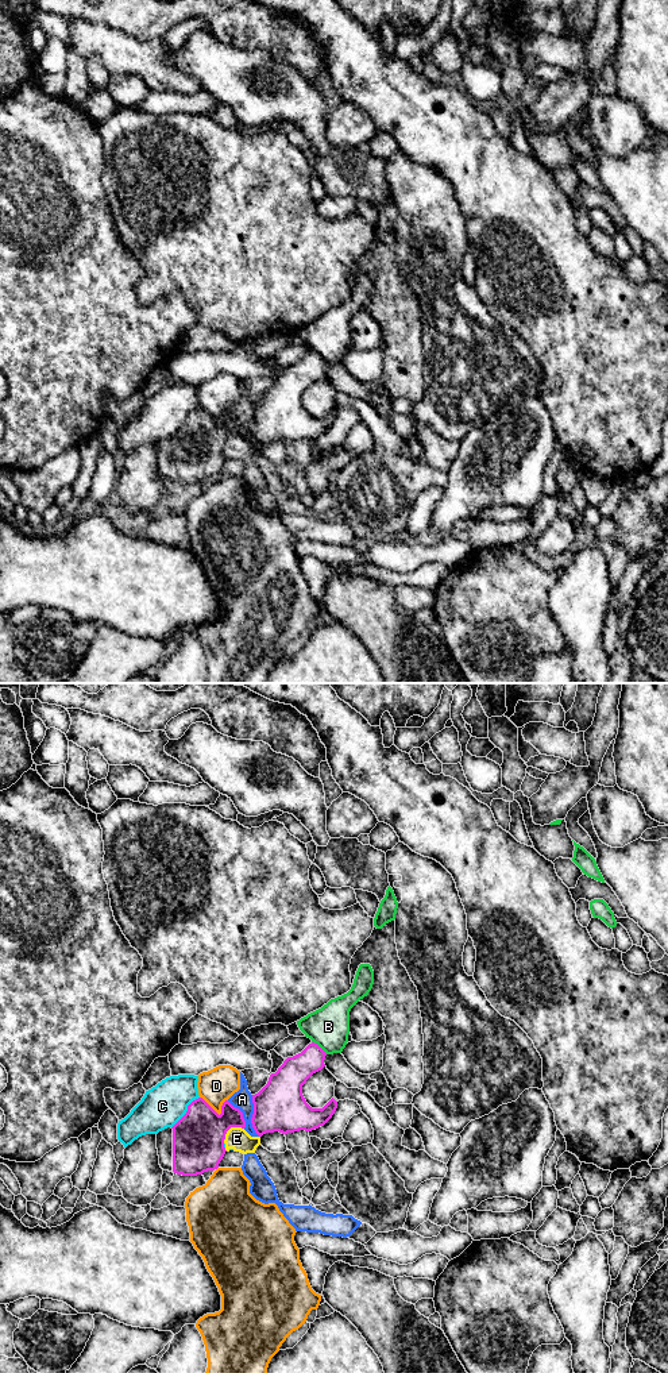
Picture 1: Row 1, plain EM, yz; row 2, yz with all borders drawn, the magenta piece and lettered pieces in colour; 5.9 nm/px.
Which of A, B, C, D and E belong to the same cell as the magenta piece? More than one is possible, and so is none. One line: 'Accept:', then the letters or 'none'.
Accept: none

